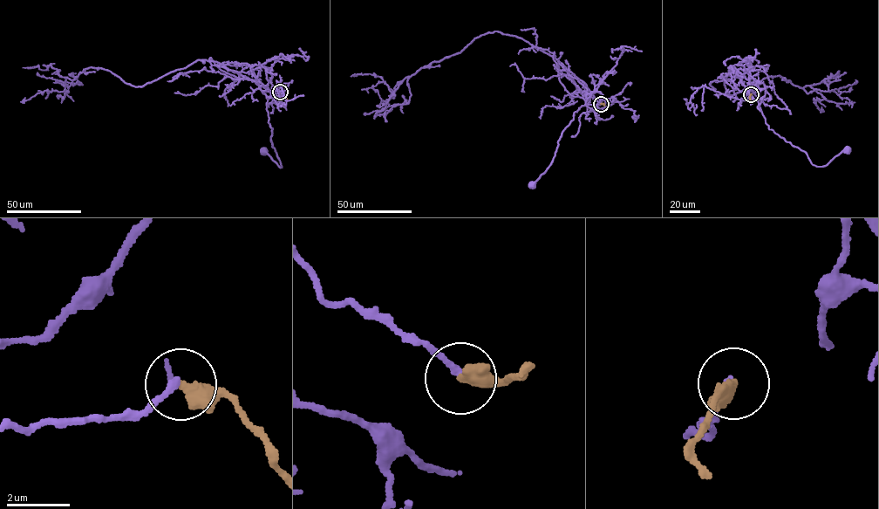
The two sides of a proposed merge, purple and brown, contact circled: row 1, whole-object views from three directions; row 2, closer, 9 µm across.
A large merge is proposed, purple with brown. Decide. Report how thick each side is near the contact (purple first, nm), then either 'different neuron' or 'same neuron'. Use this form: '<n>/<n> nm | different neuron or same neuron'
240/440 nm | different neuron

